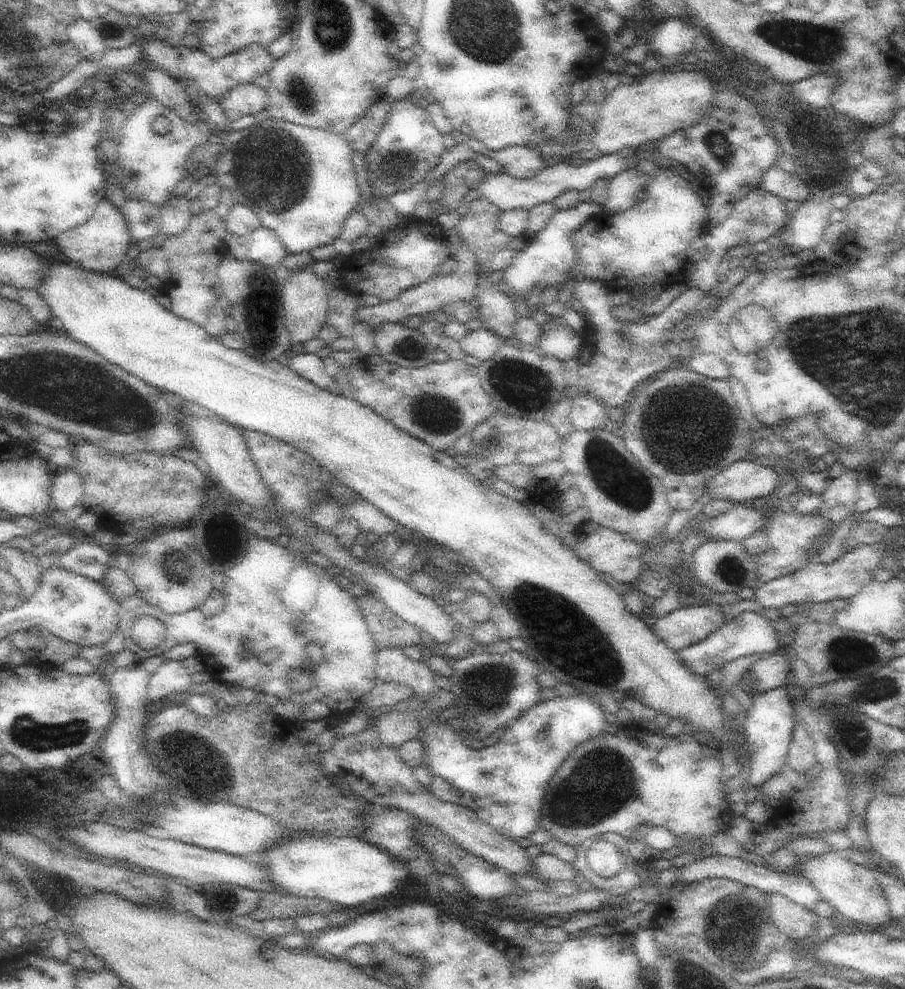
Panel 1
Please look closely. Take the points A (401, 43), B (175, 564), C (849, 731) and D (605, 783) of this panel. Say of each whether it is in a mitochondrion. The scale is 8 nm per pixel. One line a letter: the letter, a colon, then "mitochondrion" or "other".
A: other
B: mitochondrion
C: mitochondrion
D: mitochondrion

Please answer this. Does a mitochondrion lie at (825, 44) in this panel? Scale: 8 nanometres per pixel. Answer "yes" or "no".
yes

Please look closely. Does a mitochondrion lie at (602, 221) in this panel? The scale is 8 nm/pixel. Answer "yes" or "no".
no

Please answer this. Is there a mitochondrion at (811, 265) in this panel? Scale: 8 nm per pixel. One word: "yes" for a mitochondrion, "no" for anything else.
no

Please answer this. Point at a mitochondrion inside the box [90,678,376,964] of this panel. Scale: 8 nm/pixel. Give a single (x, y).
(211, 772)

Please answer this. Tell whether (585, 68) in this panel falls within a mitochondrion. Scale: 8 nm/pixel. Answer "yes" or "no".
no

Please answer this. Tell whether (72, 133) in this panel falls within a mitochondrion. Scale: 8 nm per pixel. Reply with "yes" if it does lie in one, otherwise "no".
no

